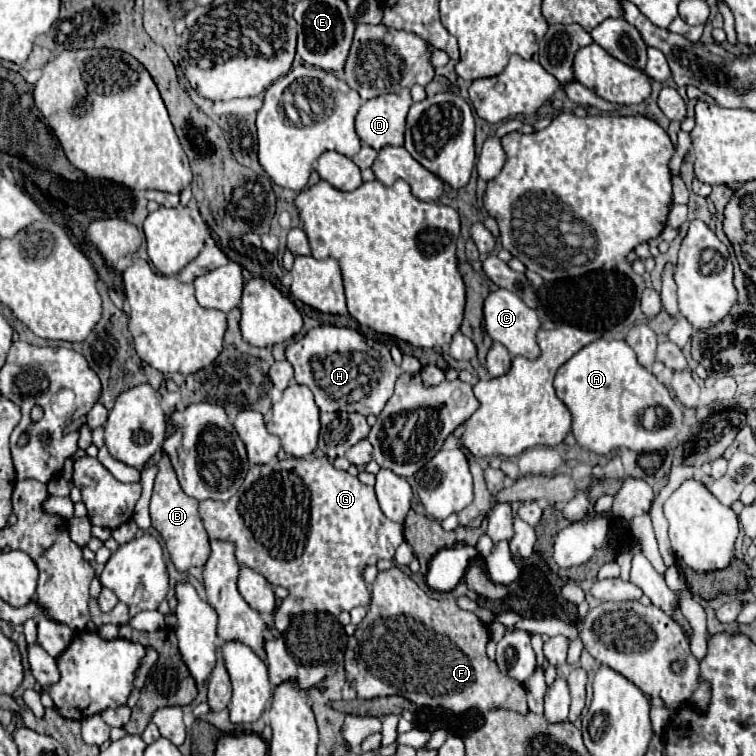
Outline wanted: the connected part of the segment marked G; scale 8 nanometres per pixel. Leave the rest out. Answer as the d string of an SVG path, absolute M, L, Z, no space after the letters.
M290 456L286 460L252 466L238 494L228 502L200 502L200 518L212 540L224 540L236 546L236 560L240 564L260 572L270 584L290 590L290 596L282 600L274 614L278 632L286 630L294 614L330 612L338 616L344 610L350 612L354 606L366 606L370 602L370 592L362 580L362 568L366 564L376 564L380 558L392 560L396 548L404 542L402 524L382 514L374 488L362 484L344 470L336 470L326 456L310 460Z

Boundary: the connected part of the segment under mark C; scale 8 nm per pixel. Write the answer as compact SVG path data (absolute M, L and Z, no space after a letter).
M504 288L490 292L490 296L484 300L484 322L490 338L504 344L510 356L524 356L528 360L536 360L540 356L540 348L536 344L536 332L540 330L538 314L528 308L514 292L508 292Z

